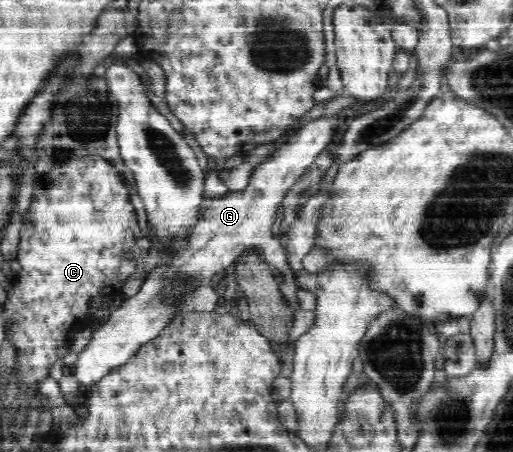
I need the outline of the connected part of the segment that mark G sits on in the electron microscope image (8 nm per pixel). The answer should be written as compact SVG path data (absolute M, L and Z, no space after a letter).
M336 119L308 121L306 125L290 135L288 141L276 149L264 163L256 167L248 185L242 191L229 191L223 196L203 198L201 205L203 213L199 225L191 236L187 251L180 259L174 261L174 270L187 270L187 273L194 273L197 277L208 281L217 273L224 272L226 267L230 267L245 250L256 248L264 256L266 263L284 273L283 282L279 286L280 292L292 308L299 308L297 295L299 286L294 269L290 268L289 256L282 242L272 236L271 228L276 223L282 201L288 191L296 185L298 177L304 175L306 169L314 163L316 156L334 142L335 139L332 137L334 129L336 129Z

